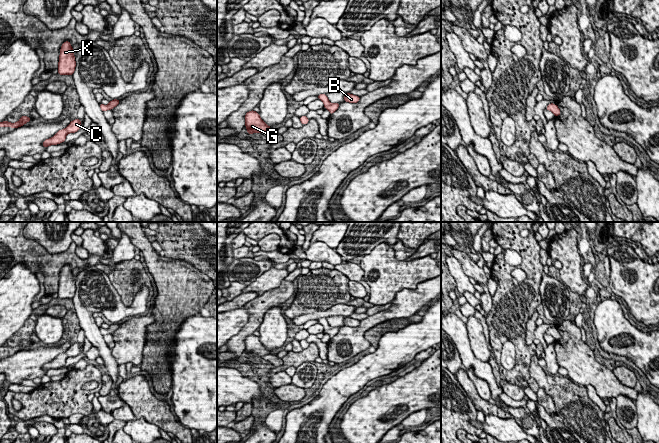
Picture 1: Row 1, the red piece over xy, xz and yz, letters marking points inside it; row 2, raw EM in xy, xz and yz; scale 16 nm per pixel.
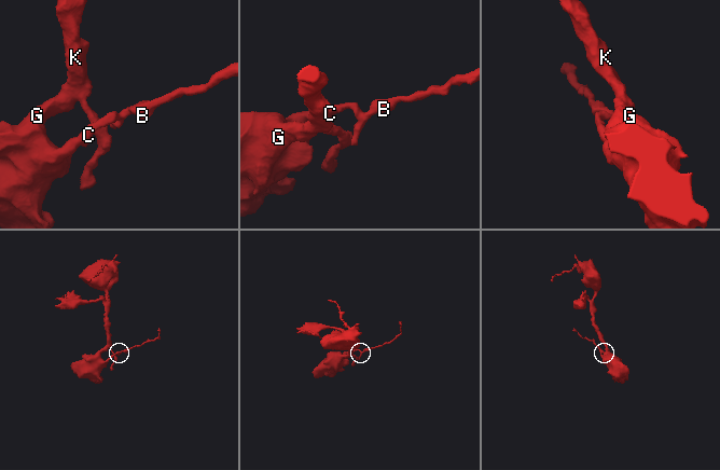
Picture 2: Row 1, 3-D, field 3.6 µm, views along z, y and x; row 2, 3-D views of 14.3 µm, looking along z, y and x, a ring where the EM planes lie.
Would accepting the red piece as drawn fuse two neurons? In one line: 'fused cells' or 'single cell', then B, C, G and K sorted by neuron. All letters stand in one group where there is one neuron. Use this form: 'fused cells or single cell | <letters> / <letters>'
single cell | B C G K

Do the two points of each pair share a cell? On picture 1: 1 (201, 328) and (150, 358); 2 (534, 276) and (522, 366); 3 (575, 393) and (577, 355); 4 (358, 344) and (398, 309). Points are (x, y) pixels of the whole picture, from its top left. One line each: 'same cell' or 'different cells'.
1: different cells
2: same cell
3: different cells
4: same cell

